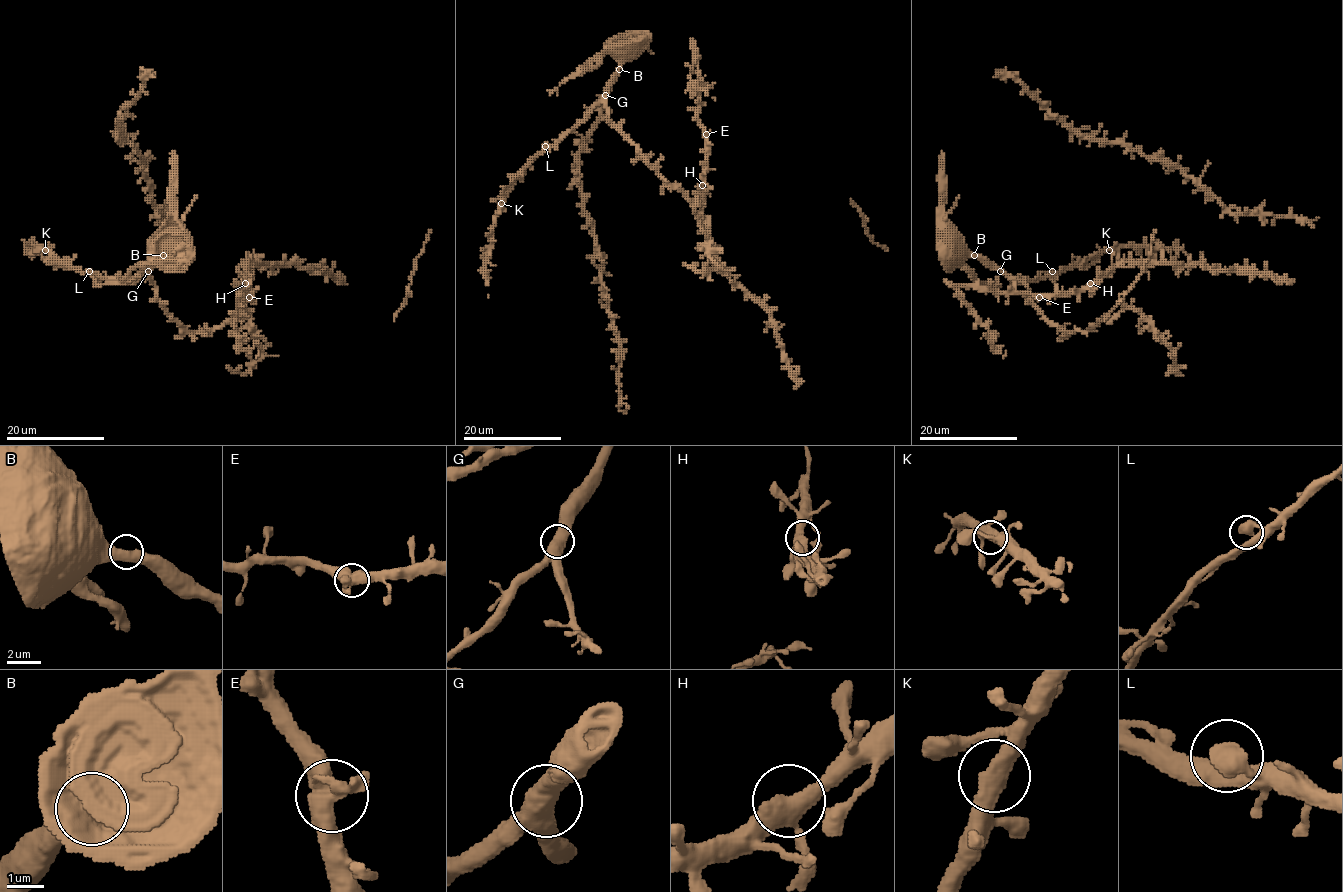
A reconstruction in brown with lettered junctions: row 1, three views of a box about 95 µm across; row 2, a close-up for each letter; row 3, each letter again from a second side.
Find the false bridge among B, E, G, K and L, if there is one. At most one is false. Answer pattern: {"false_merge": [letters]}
{"false_merge": []}

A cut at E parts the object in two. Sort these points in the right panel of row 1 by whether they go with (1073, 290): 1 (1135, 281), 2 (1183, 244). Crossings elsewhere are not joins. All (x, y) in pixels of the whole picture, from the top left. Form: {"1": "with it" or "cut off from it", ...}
{"1": "cut off from it", "2": "cut off from it"}

